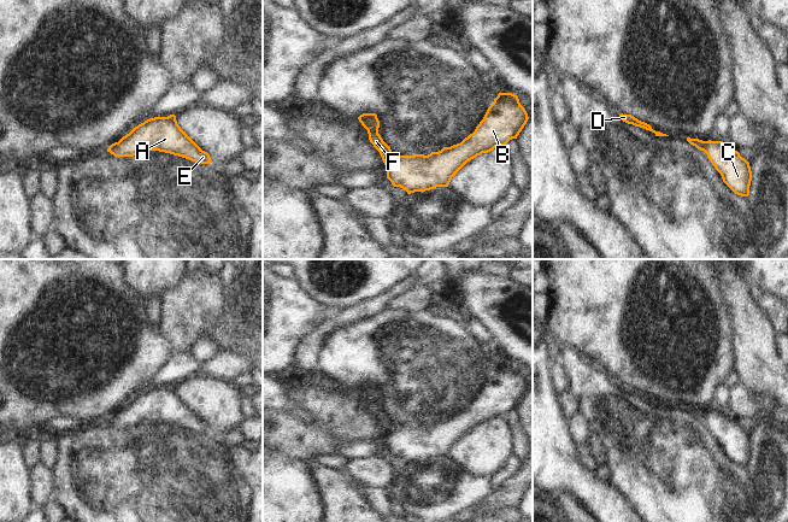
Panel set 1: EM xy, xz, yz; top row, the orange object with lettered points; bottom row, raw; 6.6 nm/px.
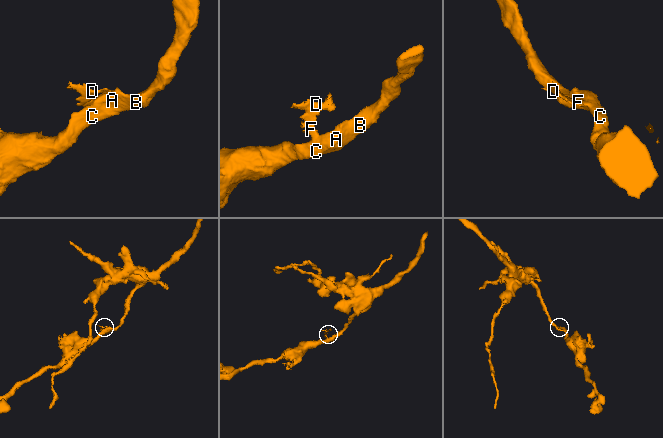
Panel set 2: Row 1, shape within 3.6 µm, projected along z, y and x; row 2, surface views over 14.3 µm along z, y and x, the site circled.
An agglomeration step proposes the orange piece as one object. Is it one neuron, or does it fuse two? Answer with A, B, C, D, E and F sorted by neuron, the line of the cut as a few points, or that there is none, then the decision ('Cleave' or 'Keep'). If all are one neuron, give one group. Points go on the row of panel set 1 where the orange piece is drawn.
Groups: A B C E / D F. Split along yz (706, 141), (704, 151). Cleave

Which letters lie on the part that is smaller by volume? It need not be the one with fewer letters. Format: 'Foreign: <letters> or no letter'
Foreign: D, F

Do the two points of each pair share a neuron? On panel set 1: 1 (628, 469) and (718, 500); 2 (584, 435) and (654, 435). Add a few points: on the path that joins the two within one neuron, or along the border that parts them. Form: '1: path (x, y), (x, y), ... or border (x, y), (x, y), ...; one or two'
1: path (651, 469), (668, 469), (695, 497); one
2: border (581, 414), (592, 433); two

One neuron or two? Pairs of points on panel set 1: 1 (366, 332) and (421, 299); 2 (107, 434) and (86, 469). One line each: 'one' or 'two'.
1: two
2: one

